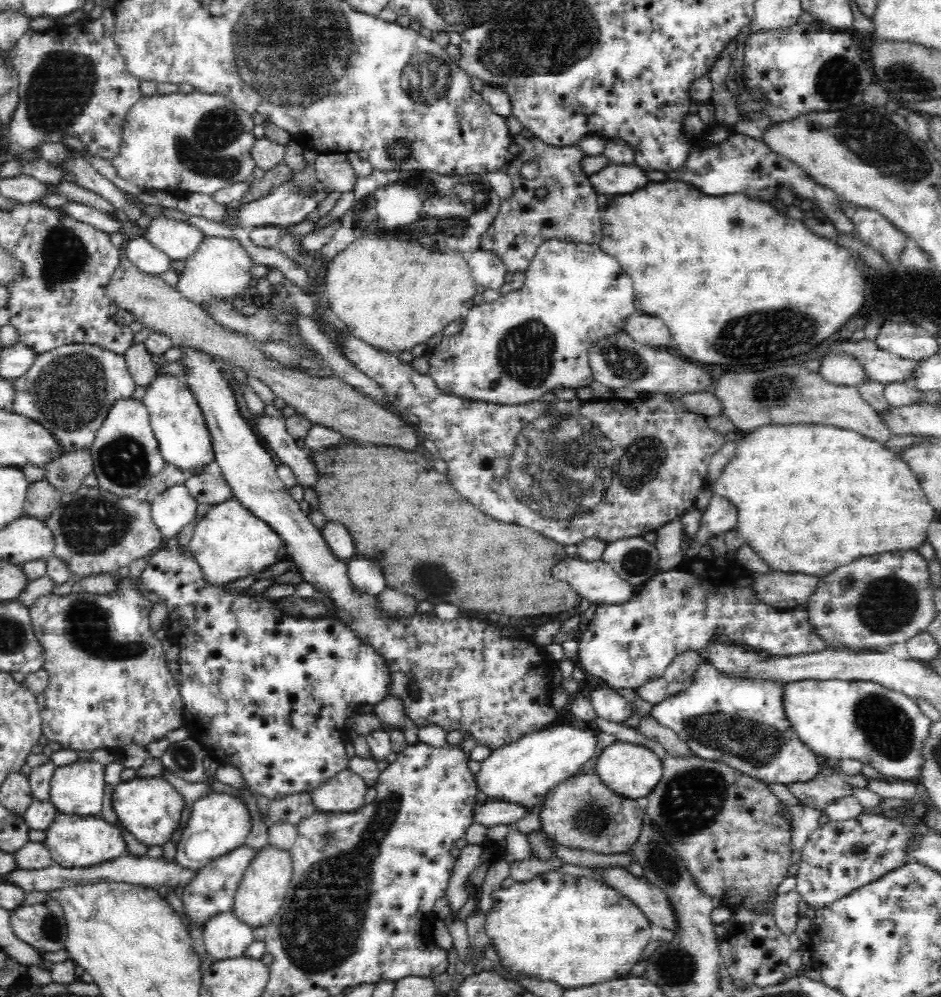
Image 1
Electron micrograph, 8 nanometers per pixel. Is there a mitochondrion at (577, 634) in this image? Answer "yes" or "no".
no

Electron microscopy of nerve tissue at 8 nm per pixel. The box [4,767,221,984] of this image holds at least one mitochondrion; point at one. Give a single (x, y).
(49, 927)

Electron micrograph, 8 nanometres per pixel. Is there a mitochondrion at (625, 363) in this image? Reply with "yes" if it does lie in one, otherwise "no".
yes

